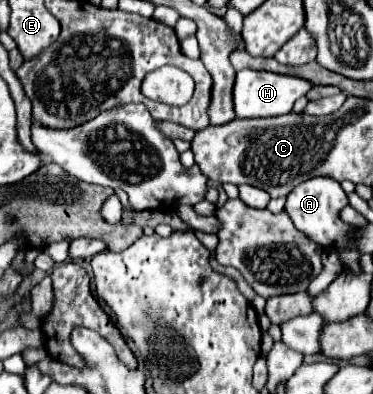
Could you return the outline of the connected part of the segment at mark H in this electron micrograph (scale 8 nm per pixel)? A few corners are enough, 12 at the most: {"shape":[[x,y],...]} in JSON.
{"shape":[[243,69],[235,113],[277,117],[313,85],[301,77]]}

